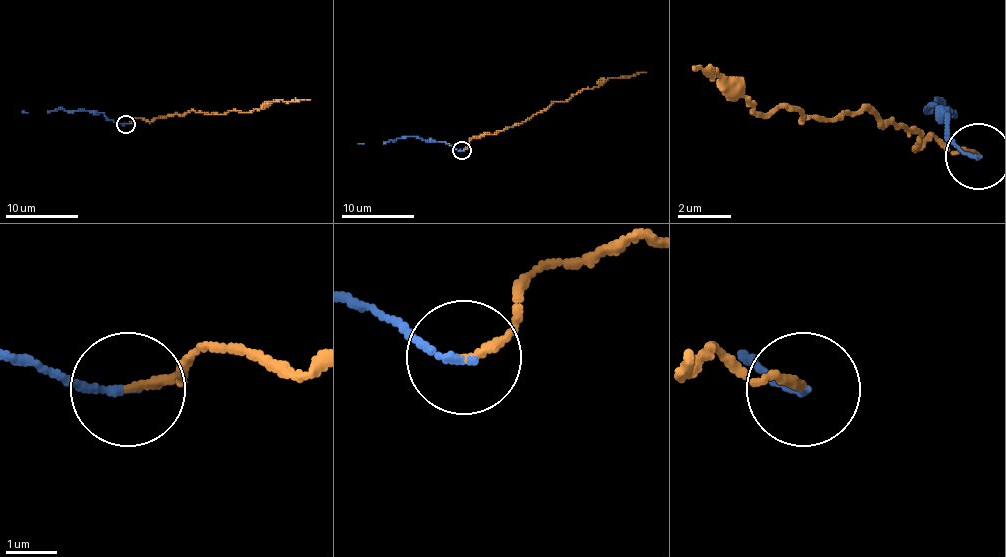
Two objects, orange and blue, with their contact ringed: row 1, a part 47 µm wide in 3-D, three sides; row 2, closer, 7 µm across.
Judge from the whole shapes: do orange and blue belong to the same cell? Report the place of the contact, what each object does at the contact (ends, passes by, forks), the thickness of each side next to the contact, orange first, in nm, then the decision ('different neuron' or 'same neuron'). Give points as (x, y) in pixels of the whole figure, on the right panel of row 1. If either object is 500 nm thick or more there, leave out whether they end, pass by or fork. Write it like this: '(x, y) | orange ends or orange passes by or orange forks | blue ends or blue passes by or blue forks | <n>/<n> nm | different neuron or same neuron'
(978, 156) | orange ends | blue ends | 160/160 nm | same neuron

